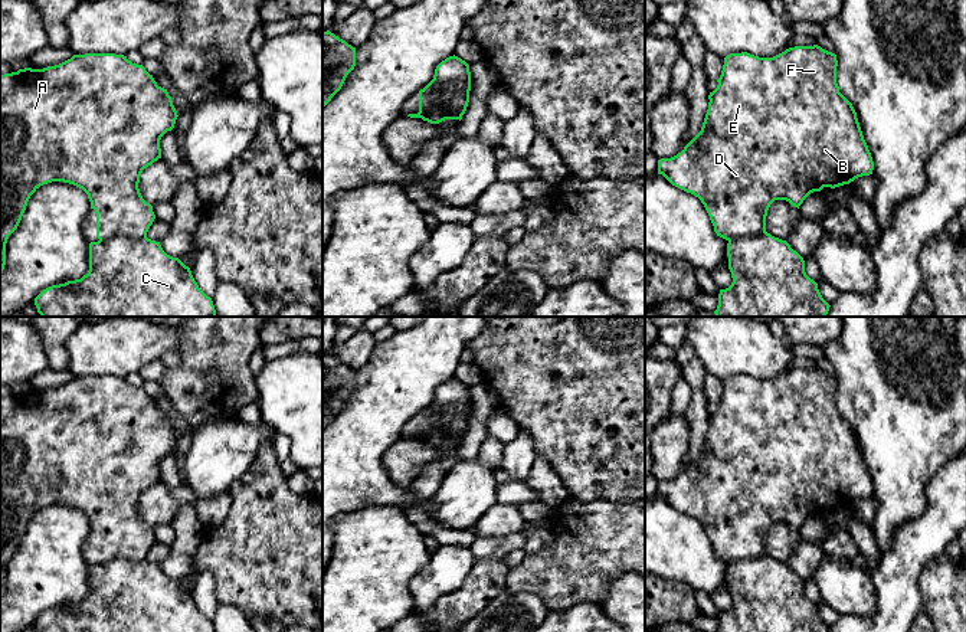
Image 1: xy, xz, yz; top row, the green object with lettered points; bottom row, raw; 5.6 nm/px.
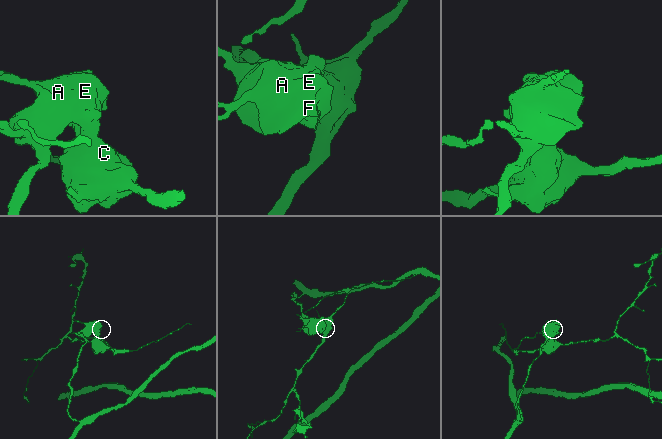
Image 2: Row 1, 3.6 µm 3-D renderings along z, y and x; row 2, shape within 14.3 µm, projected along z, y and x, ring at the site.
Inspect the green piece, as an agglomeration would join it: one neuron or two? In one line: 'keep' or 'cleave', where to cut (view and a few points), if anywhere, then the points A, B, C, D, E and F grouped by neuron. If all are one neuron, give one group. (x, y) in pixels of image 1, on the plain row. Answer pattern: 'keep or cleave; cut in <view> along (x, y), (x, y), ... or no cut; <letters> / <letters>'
cleave; cut in xz along (462, 435), (449, 432), (449, 415), (439, 413), (421, 439); A B D E F / C

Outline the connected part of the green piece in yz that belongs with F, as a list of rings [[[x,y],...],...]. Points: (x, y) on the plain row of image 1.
[[[818,367],[789,370],[773,380],[759,380],[747,374],[727,377],[718,407],[708,417],[701,453],[681,475],[658,482],[658,497],[698,520],[717,559],[728,564],[764,556],[767,533],[775,523],[786,523],[799,531],[813,514],[835,511],[872,497],[874,484],[857,435],[839,415],[836,389],[836,377]]]

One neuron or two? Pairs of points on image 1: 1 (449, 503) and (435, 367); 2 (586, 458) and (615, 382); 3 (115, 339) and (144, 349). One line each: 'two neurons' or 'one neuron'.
1: two neurons
2: one neuron
3: one neuron

